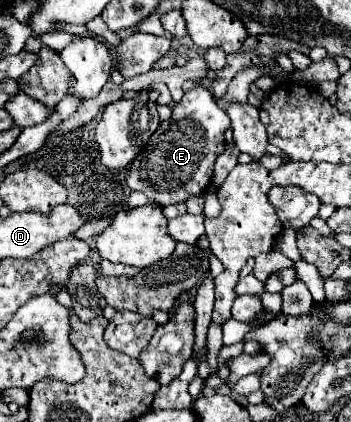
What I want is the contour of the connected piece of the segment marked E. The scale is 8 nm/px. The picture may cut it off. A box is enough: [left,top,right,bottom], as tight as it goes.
[127,84,231,206]

